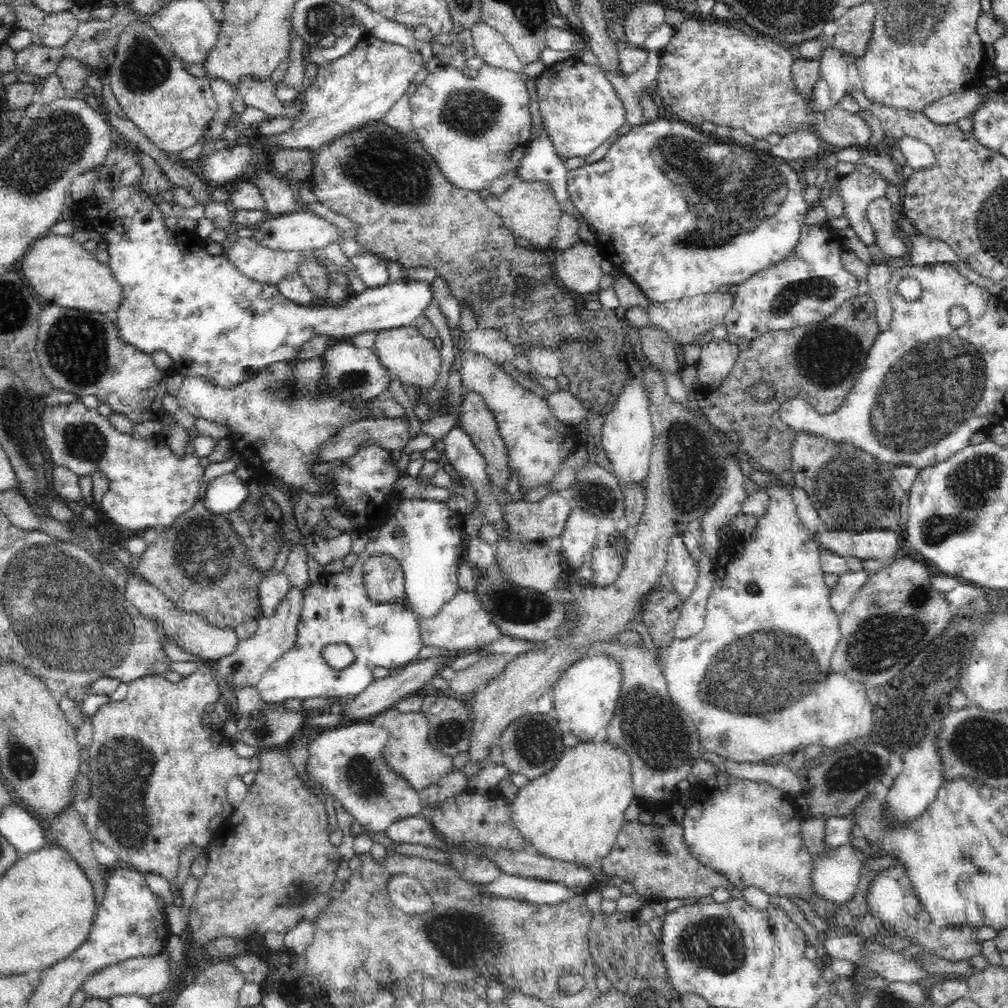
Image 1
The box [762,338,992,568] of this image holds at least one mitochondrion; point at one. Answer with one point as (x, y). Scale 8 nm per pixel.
(849, 486)

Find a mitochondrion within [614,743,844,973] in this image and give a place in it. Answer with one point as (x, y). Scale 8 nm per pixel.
(659, 844)

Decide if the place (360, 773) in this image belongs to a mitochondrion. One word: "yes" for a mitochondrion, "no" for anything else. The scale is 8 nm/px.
yes

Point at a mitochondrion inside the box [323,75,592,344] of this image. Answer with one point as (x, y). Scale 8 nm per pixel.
(381, 166)

